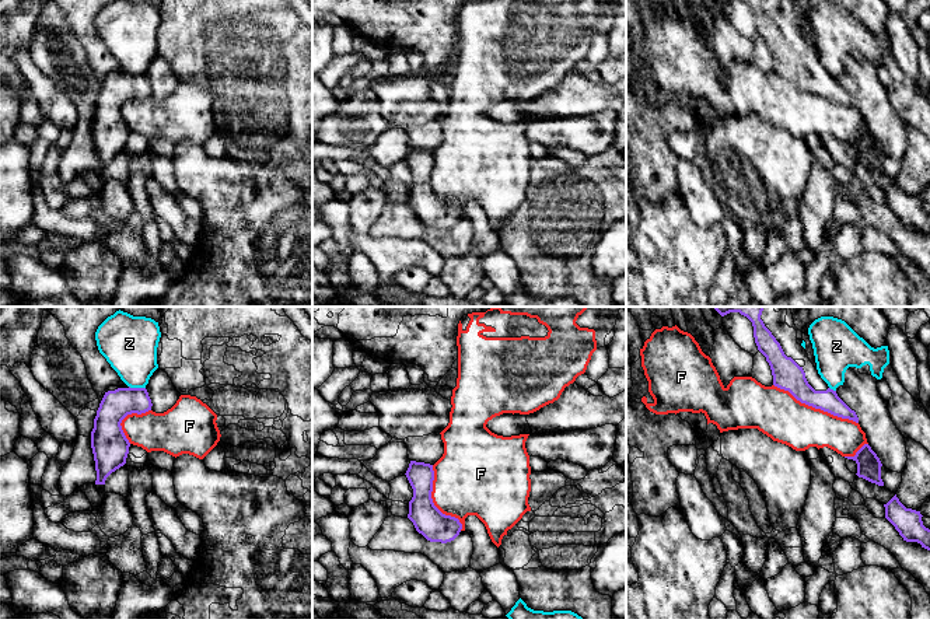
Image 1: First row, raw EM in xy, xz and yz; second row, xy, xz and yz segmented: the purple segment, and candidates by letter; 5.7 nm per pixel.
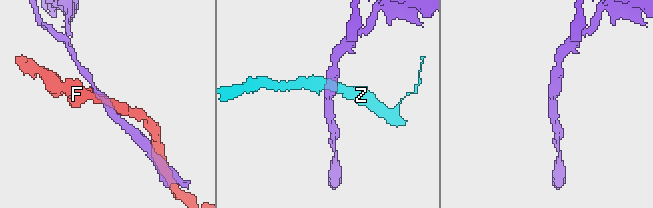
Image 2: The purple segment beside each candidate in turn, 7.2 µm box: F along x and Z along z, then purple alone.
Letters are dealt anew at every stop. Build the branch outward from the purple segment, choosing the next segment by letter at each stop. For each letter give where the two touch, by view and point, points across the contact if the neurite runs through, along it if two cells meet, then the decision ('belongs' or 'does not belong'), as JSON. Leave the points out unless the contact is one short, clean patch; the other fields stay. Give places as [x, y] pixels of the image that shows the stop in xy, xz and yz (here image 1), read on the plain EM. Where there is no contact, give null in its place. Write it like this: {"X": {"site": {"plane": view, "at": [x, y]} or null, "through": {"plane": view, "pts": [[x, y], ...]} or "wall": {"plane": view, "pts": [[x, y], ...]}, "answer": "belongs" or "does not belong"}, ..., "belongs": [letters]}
{"F": {"site": {"plane": "yz", "at": [815, 94]}, "answer": "does not belong"}, "Z": {"site": {"plane": "xy", "at": [137, 74]}, "wall": {"plane": "xy", "pts": [[129, 72], [144, 74]]}, "answer": "does not belong"}, "belongs": []}

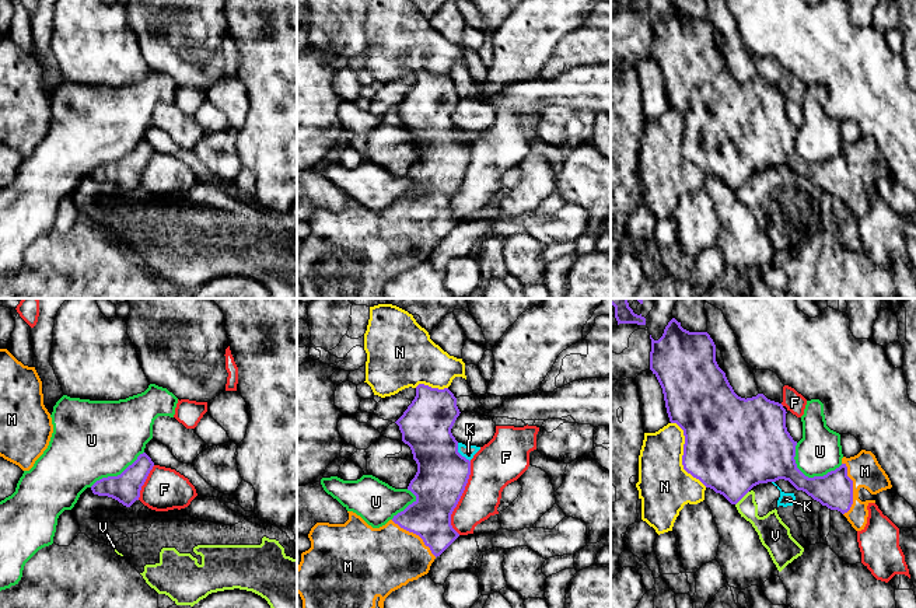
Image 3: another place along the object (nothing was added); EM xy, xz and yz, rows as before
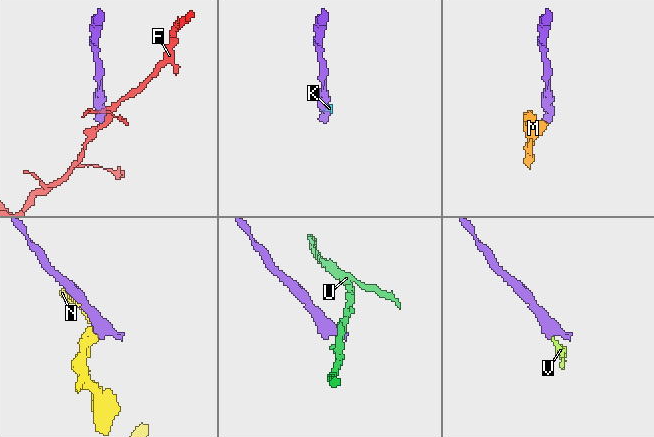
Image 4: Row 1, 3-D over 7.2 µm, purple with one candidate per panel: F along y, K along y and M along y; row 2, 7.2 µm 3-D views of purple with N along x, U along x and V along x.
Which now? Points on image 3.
{"F": {"site": {"plane": "xz", "at": [460, 184]}, "answer": "does not belong"}, "K": {"site": {"plane": "xz", "at": [458, 139]}, "wall": {"plane": "xz", "pts": [[457, 129], [457, 136], [469, 147]]}, "answer": "does not belong"}, "M": {"site": {"plane": "yz", "at": [852, 175]}, "through": {"plane": "yz", "pts": [[835, 175], [852, 175], [864, 157]]}, "answer": "belongs"}, "N": {"site": {"plane": "yz", "at": [682, 142]}, "answer": "does not belong"}, "U": {"site": {"plane": "yz", "at": [810, 164]}, "answer": "does not belong"}, "V": {"site": {"plane": "yz", "at": [743, 182]}, "wall": {"plane": "yz", "pts": [[748, 177], [736, 191]]}, "answer": "does not belong"}, "belongs": ["M"]}

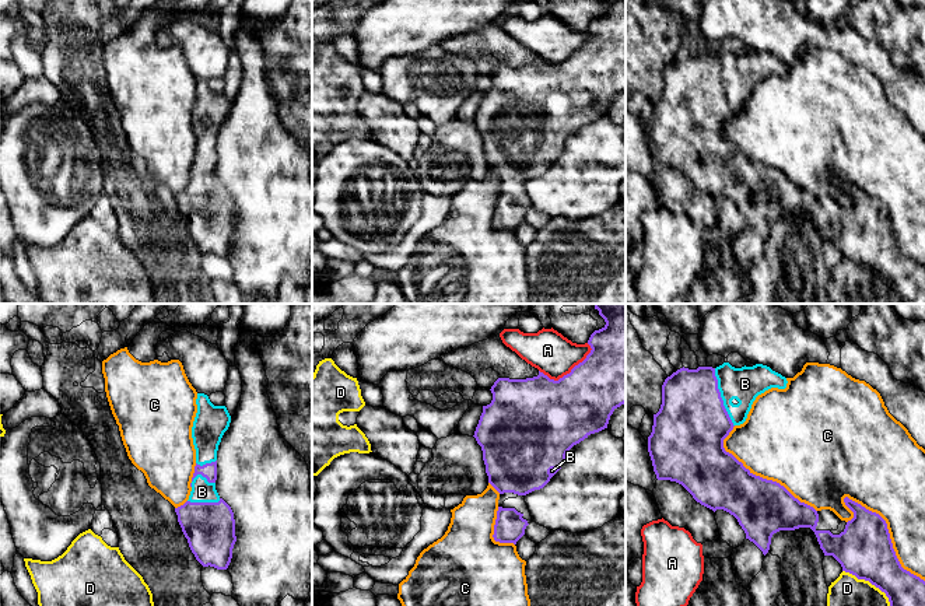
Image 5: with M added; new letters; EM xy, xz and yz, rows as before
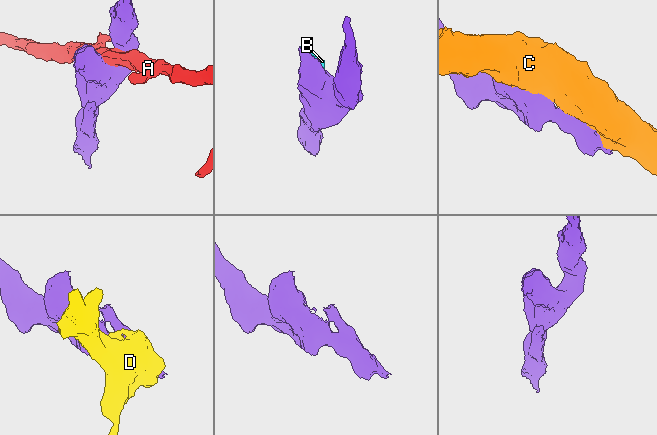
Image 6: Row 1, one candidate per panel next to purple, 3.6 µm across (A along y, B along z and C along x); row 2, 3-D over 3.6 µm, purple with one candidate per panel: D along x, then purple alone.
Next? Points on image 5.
{"A": {"site": {"plane": "xz", "at": [570, 59]}, "answer": "does not belong"}, "B": {"site": {"plane": "yz", "at": [721, 84]}, "answer": "belongs"}, "C": {"site": {"plane": "yz", "at": [889, 221]}, "answer": "does not belong"}, "D": {"site": {"plane": "yz", "at": [875, 272]}, "answer": "does not belong"}, "belongs": ["B"]}

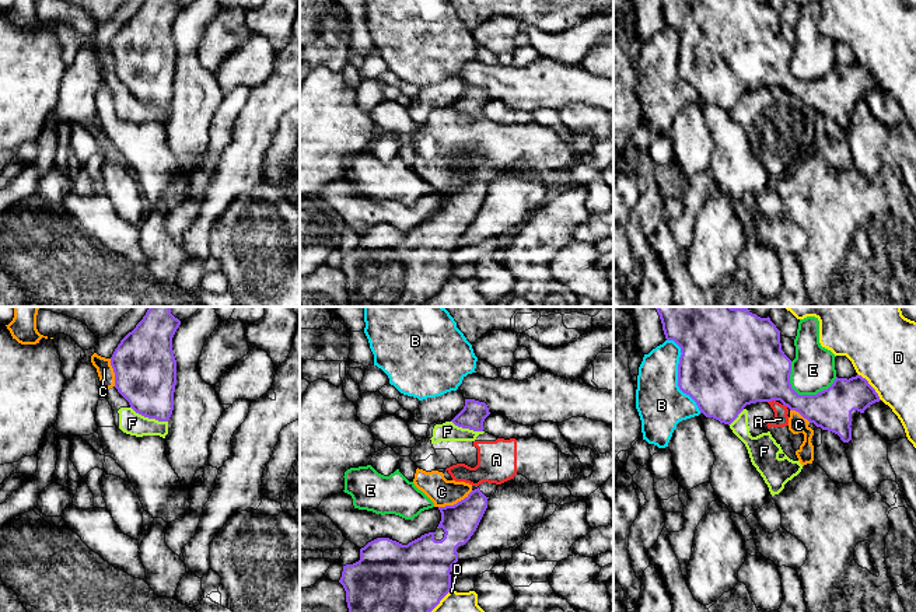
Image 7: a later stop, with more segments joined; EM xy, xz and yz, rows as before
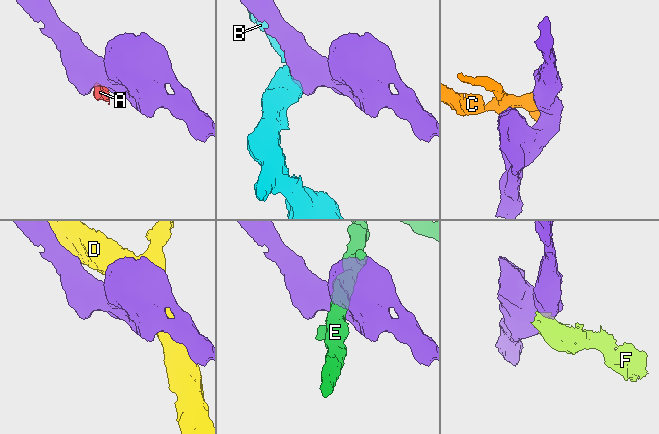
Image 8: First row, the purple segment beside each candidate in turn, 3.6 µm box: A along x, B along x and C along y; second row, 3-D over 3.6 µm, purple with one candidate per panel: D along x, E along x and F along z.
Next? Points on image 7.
{"A": {"site": {"plane": "yz", "at": [771, 87]}, "wall": {"plane": "yz", "pts": [[775, 86], [768, 88]]}, "answer": "does not belong"}, "B": {"site": {"plane": "yz", "at": [678, 60]}, "answer": "does not belong"}, "C": {"site": {"plane": "xz", "at": [457, 189]}, "answer": "does not belong"}, "D": {"site": {"plane": "yz", "at": [870, 72]}, "answer": "does not belong"}, "E": {"site": {"plane": "yz", "at": [803, 81]}, "answer": "does not belong"}, "F": {"site": {"plane": "xy", "at": [149, 104]}, "wall": {"plane": "xy", "pts": [[130, 93], [144, 102], [167, 108]]}, "answer": "does not belong"}, "belongs": []}

